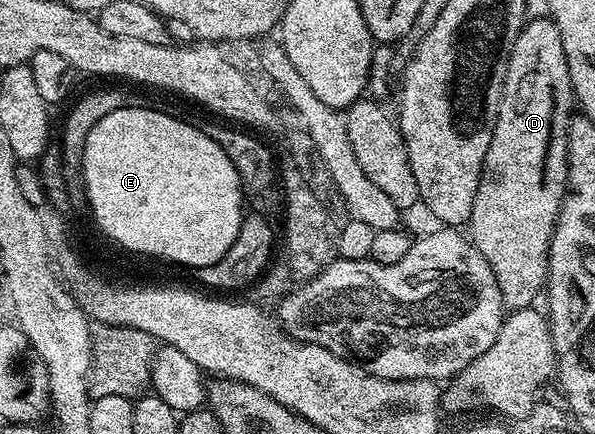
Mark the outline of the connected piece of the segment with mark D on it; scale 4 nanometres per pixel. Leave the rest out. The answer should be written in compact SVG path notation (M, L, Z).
M549 17L528 18L519 31L517 41L513 41L511 46L493 141L489 141L489 153L485 153L485 165L477 185L477 197L469 224L469 238L485 261L489 261L493 277L497 277L497 289L501 289L504 308L511 311L532 306L538 295L540 298L547 281L551 235L555 231L555 222L559 220L559 207L568 192L567 126L572 121L576 107L565 45L561 45L561 29L557 29Z

